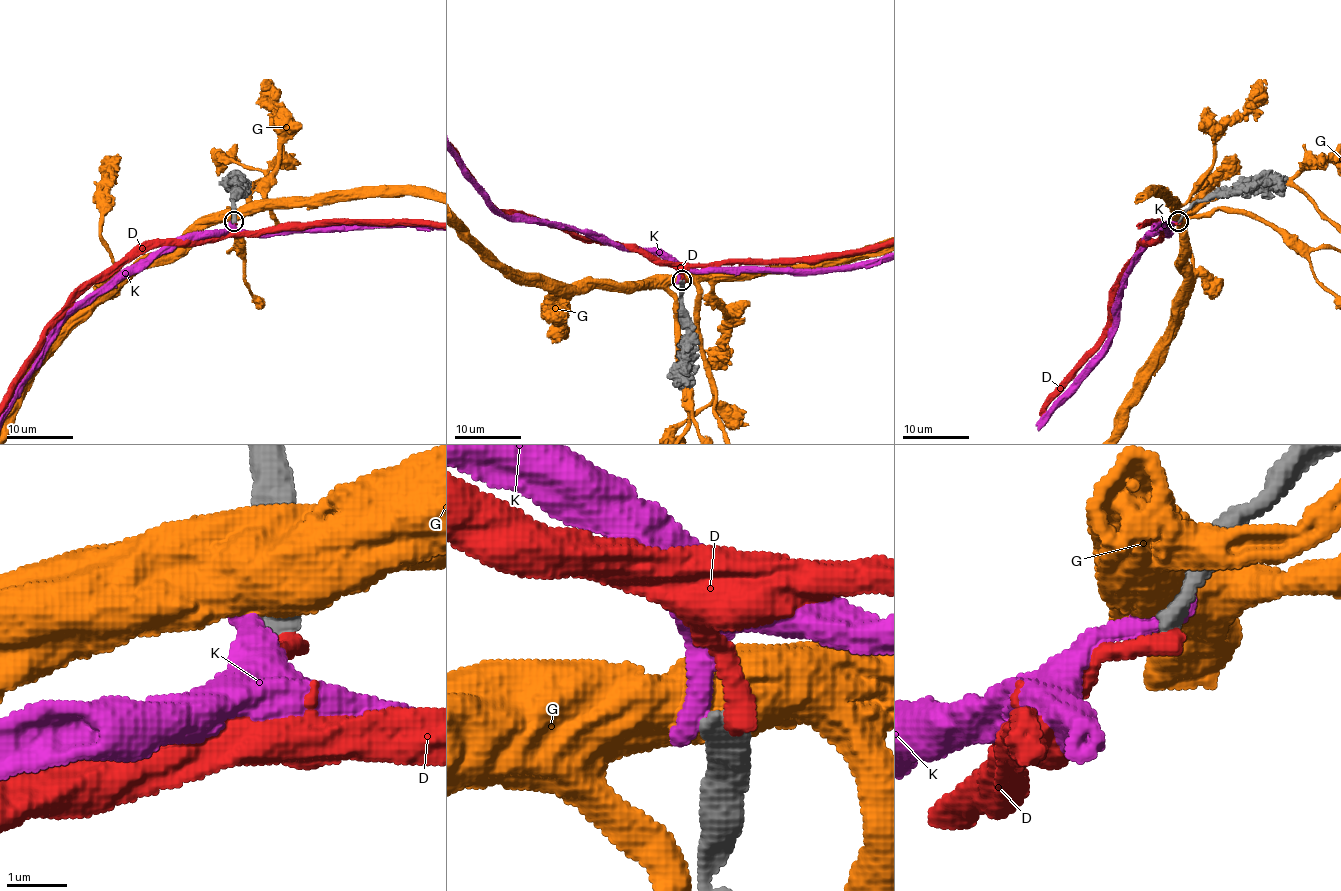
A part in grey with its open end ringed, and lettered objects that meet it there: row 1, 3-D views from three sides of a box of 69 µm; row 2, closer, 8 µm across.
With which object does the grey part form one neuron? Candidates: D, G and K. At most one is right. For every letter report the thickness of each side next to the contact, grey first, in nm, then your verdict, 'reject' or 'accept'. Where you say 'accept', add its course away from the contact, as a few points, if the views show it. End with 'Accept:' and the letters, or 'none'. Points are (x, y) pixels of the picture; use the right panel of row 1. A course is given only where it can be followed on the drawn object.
D: calibres 460 and 380 nm; reject
G: calibres 650 and 800 nm; reject
K: calibres 480 and 400 nm; reject
Accept: none

